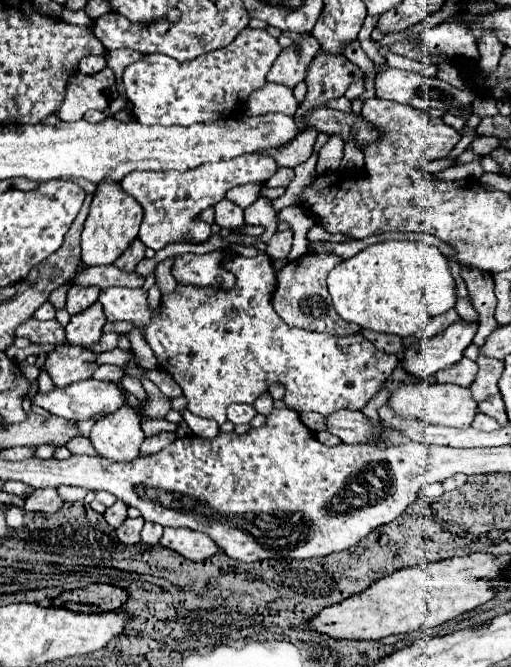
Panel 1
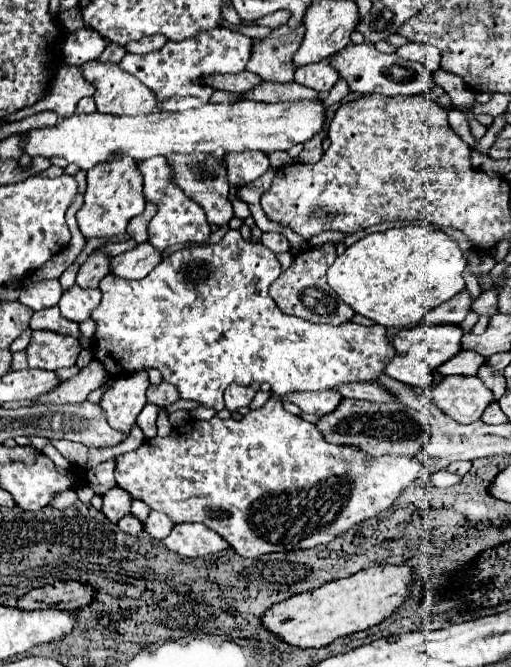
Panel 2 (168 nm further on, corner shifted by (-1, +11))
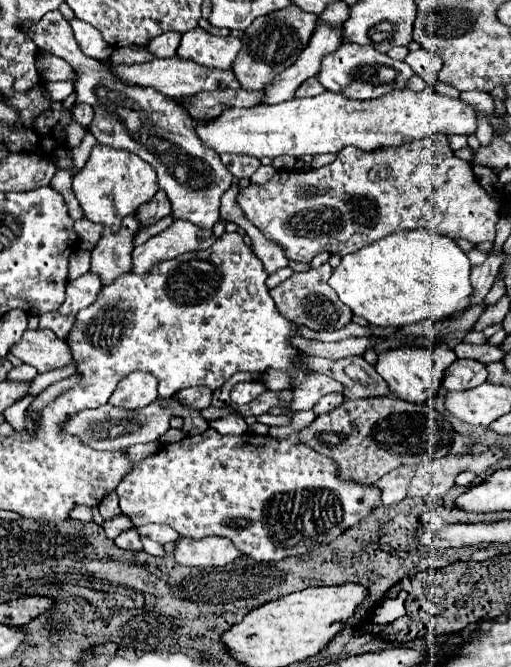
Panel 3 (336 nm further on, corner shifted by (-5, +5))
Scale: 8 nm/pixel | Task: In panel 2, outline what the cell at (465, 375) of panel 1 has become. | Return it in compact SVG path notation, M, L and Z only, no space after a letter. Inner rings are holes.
M461 350L457 356L441 364L437 370L443 376L463 374L463 376L477 376L477 370L485 364L485 358L473 350Z

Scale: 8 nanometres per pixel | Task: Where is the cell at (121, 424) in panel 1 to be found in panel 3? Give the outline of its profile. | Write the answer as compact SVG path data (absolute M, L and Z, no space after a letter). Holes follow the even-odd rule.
M137 370L137 372L131 372L129 376L125 376L117 384L109 402L115 406L137 410L137 408L151 404L157 396L159 396L157 394L157 378L149 372Z

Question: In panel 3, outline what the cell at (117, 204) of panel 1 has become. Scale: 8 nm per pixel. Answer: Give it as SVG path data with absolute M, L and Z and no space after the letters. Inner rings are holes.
M95 144L87 164L73 176L73 192L85 212L85 218L111 226L111 230L117 230L119 222L127 214L133 214L143 202L149 202L157 190L155 170L145 160L127 150L109 148L105 144Z

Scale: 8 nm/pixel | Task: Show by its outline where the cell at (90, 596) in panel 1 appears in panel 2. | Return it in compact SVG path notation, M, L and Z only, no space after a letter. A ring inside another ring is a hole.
M55 582L43 588L35 588L19 598L17 608L23 610L79 610L83 604L91 604L97 596L97 590L91 584L83 582Z

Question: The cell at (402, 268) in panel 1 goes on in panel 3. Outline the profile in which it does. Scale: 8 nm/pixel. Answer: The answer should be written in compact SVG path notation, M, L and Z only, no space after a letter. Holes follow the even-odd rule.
M427 228L401 230L341 258L329 286L353 314L373 326L407 326L421 320L443 320L471 306L469 258L447 236Z

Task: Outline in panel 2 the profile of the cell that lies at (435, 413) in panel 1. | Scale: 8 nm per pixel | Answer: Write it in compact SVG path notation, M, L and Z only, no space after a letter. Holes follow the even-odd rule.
M445 376L435 388L425 390L423 396L459 424L479 420L485 406L495 402L491 390L479 378L471 376Z

